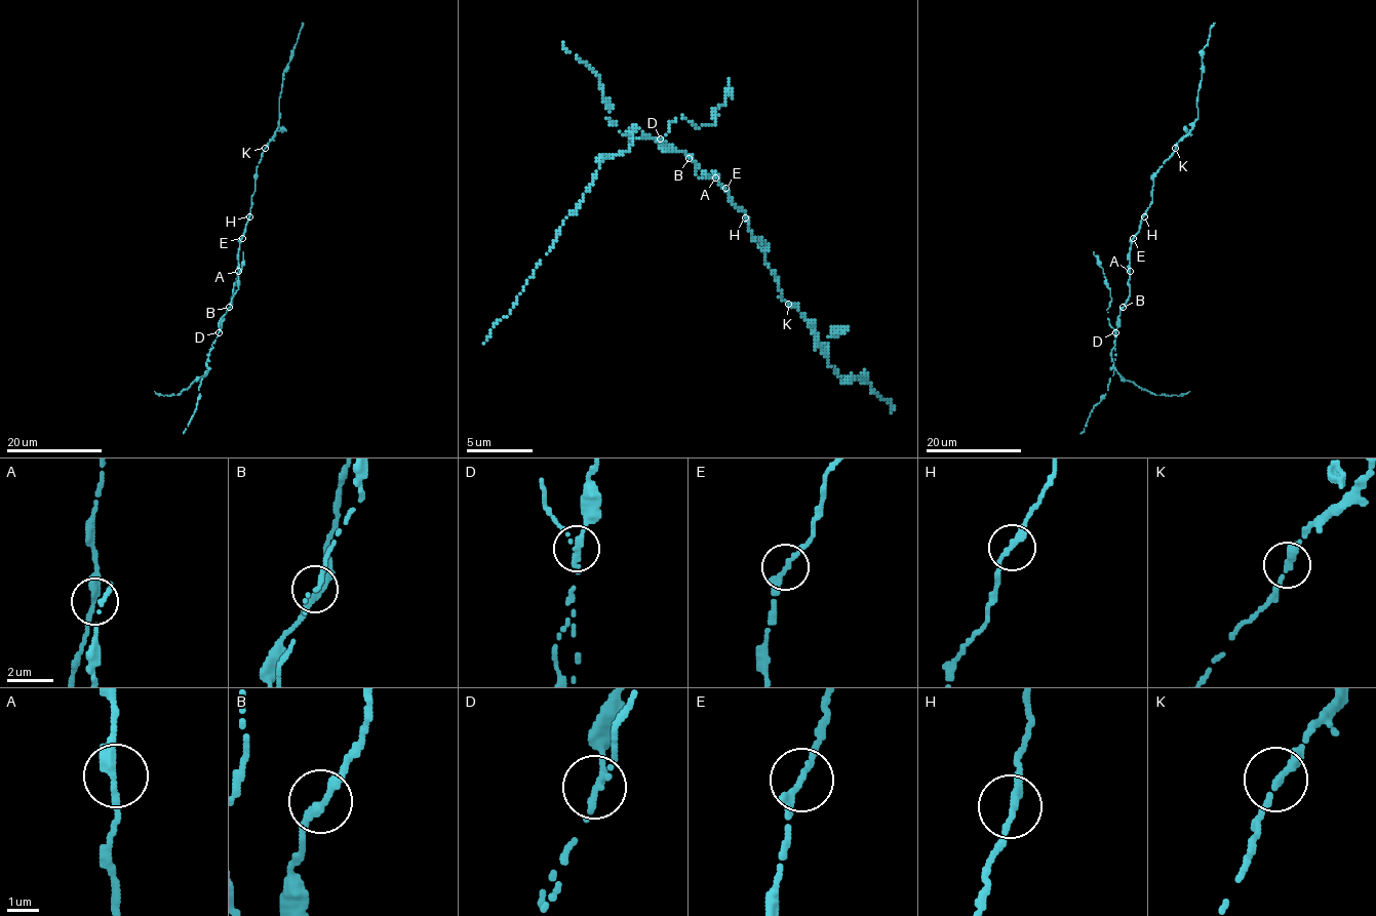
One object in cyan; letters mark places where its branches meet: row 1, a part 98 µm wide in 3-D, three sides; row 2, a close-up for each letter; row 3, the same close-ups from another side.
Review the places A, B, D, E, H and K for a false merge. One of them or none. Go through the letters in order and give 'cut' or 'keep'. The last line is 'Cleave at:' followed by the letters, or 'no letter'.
A: keep
B: keep
D: cut
E: keep
H: keep
K: keep
Cleave at: D

